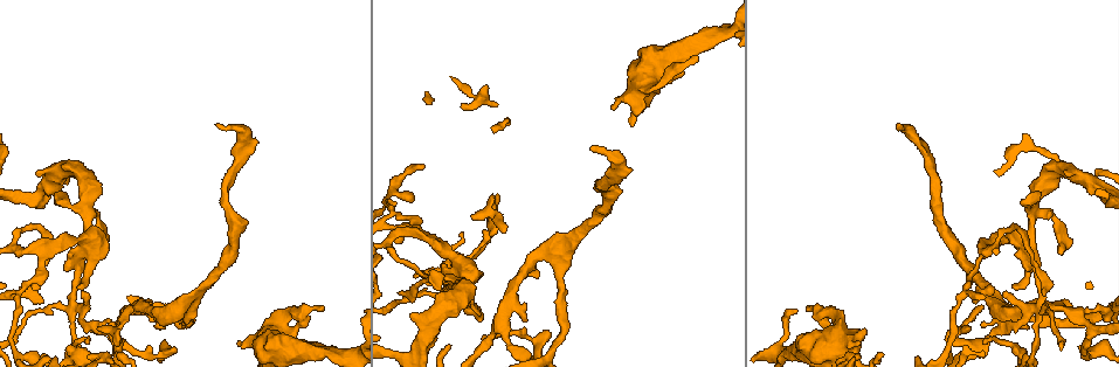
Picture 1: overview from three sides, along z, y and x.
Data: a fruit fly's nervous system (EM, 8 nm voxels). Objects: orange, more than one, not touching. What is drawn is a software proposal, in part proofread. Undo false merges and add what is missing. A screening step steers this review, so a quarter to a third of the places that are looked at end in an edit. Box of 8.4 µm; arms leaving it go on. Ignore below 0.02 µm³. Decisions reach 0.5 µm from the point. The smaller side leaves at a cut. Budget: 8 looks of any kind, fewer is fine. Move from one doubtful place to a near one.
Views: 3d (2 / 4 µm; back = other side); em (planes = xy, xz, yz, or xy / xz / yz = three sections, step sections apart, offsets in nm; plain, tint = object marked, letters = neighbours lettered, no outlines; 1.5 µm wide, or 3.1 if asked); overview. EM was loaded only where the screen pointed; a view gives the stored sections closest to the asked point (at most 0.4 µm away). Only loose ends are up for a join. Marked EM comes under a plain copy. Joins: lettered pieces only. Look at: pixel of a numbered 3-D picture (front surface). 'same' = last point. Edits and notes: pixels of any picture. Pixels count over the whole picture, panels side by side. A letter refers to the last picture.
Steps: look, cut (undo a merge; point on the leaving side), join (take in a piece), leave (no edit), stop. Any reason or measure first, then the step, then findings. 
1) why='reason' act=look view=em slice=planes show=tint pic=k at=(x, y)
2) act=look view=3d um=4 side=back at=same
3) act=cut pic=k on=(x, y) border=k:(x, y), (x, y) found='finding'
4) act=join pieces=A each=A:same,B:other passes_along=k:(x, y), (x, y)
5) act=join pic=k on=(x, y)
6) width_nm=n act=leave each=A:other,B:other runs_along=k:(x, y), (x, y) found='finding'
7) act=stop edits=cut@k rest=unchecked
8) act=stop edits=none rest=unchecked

why='long arm stops here' act=look view=em slice=yz step=4 show=tint pic=1 at=(216, 125)

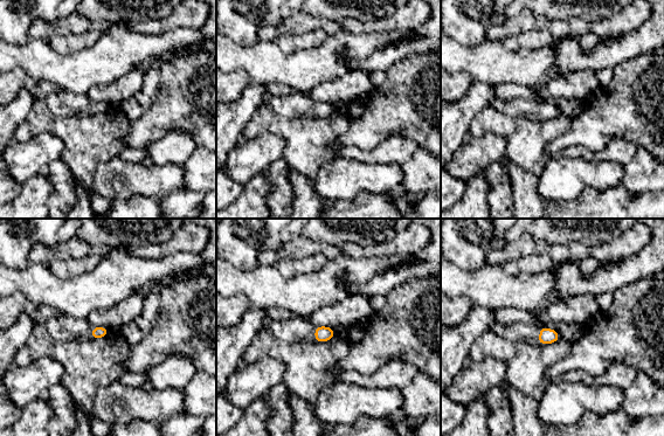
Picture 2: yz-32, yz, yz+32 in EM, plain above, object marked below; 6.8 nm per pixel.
why='cut it another way' act=look view=em slice=planes show=letters at=same

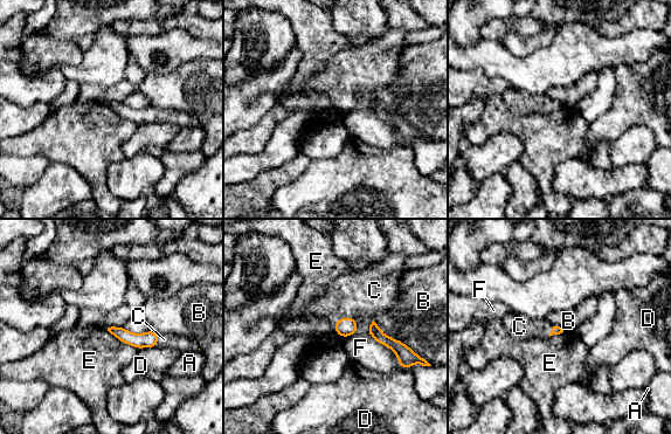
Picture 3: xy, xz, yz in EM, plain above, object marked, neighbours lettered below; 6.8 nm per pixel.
act=join pieces=C each=A:other,B:other,C:same,D:other,E:other,F:other found='it goes on there'

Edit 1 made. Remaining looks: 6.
why='branch stops here' act=look view=3d um=2 pic=1 at=(695, 56)

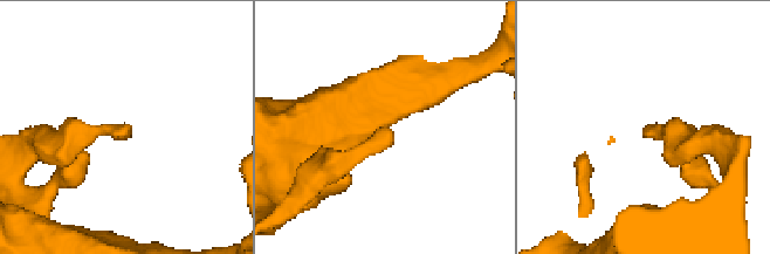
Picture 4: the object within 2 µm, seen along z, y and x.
why='shape alone is not enough' act=look view=em slice=planes show=letters pic=4 at=(650, 126)

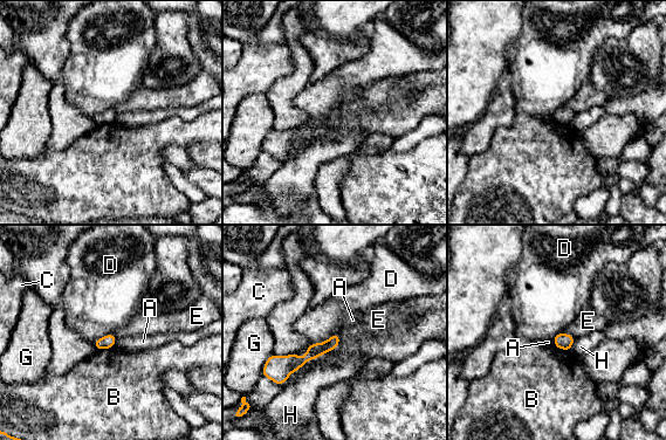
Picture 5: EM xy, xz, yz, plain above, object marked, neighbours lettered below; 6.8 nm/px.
act=leave each=A:other,B:other,C:other,D:other,E:other,G:other,H:other found='no lettered piece goes on from it'

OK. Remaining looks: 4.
why='redraw' act=look view=overview

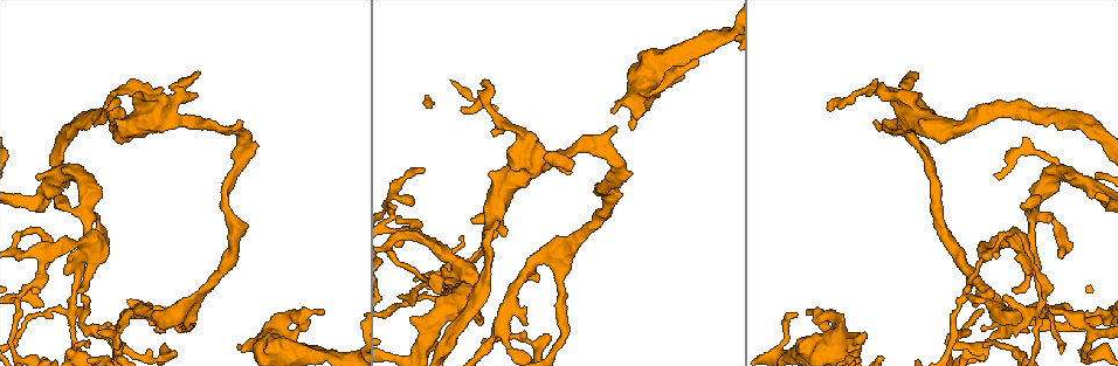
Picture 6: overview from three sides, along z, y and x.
why='branch stops here' act=look view=em slice=planes show=tint pic=6 at=(129, 310)

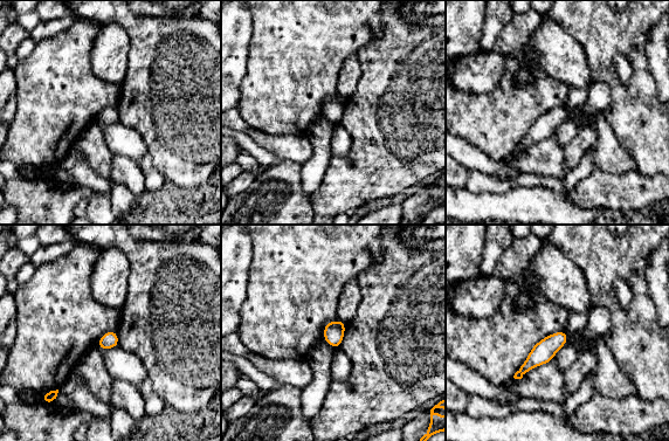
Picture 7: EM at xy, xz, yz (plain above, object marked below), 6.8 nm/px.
why='see the neighbours' act=look view=em slice=planes show=letters at=same

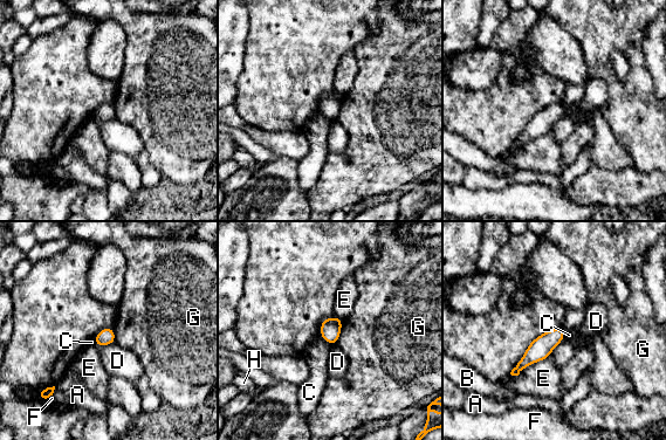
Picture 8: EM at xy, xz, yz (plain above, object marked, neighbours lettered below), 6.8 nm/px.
act=leave each=A:other,B:other,C:other,D:other,E:other,F:other,G:other,H:other border=8:(320, 337), (331, 345) found='no lettered piece goes on from it'

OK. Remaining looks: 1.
act=stop edits=join@3 rest=unchecked

